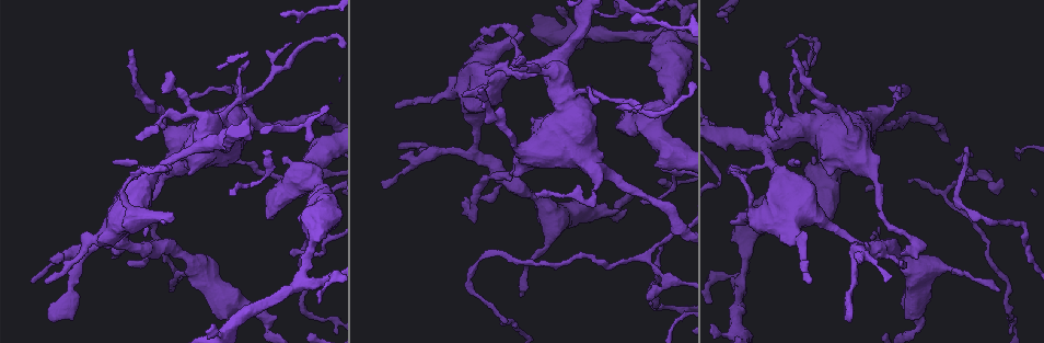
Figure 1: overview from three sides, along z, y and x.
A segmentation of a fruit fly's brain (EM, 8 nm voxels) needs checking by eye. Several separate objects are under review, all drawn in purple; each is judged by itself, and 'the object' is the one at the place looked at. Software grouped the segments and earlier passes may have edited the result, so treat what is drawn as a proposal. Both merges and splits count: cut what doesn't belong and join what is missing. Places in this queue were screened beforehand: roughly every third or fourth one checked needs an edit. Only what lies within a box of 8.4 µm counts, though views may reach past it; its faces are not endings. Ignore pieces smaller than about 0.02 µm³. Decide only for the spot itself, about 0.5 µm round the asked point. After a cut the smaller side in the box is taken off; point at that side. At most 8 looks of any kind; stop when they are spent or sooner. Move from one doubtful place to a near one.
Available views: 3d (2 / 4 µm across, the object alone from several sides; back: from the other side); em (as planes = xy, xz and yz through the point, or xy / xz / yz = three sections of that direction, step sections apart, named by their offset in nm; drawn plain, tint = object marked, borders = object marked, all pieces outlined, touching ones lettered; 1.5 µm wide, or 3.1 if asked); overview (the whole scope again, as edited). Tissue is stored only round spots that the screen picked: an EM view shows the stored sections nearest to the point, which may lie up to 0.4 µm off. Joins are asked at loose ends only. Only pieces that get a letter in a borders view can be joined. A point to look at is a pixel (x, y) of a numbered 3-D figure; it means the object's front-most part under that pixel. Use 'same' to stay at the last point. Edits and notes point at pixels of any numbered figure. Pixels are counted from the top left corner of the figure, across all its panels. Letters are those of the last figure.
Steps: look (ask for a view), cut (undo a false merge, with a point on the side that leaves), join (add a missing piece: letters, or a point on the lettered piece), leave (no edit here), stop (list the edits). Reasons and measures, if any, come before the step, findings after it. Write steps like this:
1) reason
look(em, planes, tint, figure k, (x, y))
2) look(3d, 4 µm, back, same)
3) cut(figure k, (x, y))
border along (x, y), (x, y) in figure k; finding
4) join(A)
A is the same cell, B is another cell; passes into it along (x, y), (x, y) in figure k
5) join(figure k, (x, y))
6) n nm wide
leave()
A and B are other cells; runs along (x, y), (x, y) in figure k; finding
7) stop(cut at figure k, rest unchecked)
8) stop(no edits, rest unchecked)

branch stops here
look(em, planes, borders, figure 1, (47, 281))

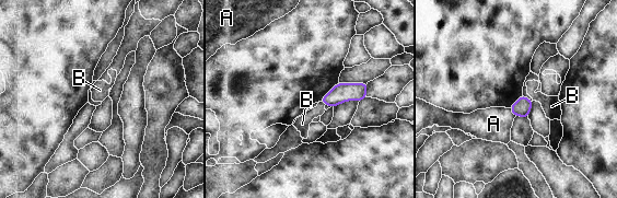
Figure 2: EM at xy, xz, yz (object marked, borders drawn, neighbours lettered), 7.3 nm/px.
leave()
A and B are other cells; border along (509, 108), (515, 116) in figure 2; no lettered piece goes on from it

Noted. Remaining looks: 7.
calibre changes
look(em, yz, step 8, tint, figure 1, (544, 245))

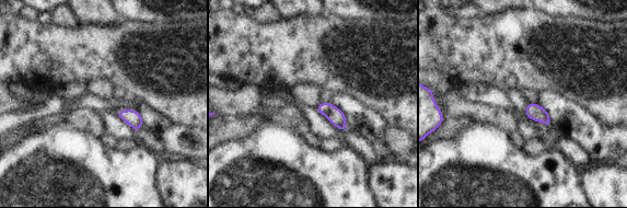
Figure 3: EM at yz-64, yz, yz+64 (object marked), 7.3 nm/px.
look(em, yz, step 8, borders, same)

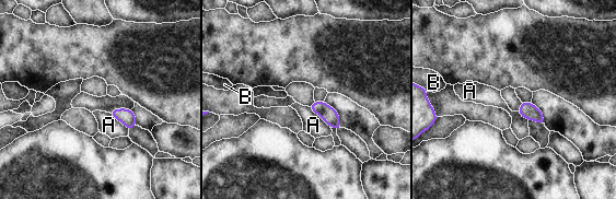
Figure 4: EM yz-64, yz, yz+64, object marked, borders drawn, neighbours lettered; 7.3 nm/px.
leave()
A and B are other cells; border along (310, 106), (329, 127) in figure 4; continuous, no second cell

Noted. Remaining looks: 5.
free end
look(3d, 2 µm, figure 1, (488, 71))

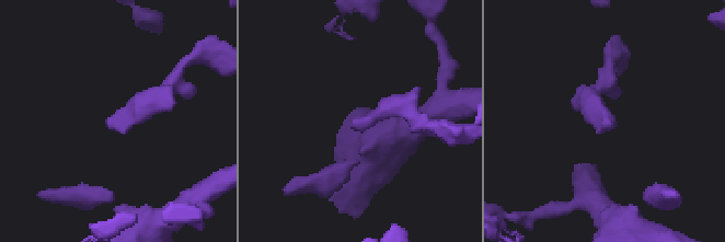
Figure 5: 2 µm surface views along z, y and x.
look(em, planes, borders, figure 5, (107, 124))

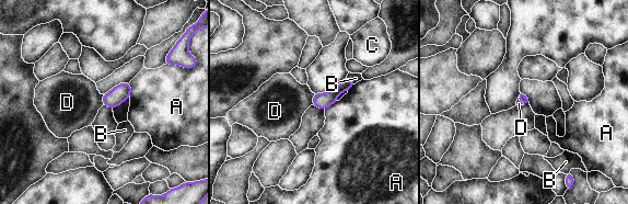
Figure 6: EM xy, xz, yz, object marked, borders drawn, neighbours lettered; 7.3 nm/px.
leave()
A, B, C and D are other cells; runs along (349, 83), (327, 99), (314, 102) in figure 6; no lettered piece goes on from it

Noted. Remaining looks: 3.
free end
look(em, yz, step 8, tint, figure 1, (162, 223))

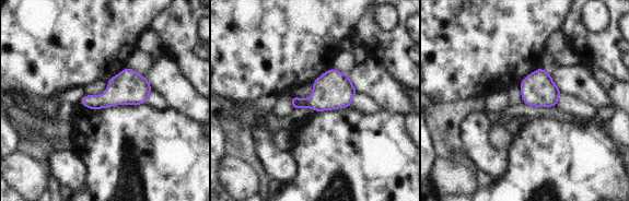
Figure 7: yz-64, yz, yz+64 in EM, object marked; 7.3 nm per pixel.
look(em, planes, borders, same)

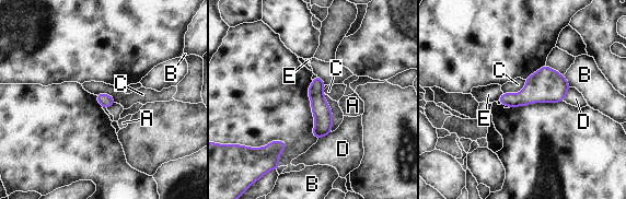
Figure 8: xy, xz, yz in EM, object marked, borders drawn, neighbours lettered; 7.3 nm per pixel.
C touches over 190 nm
leave()
A, B, C, D and E are other cells; runs along (317, 80), (319, 135) in figure 8; no lettered piece goes on from it

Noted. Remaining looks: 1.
stop(no edits, rest unchecked)

